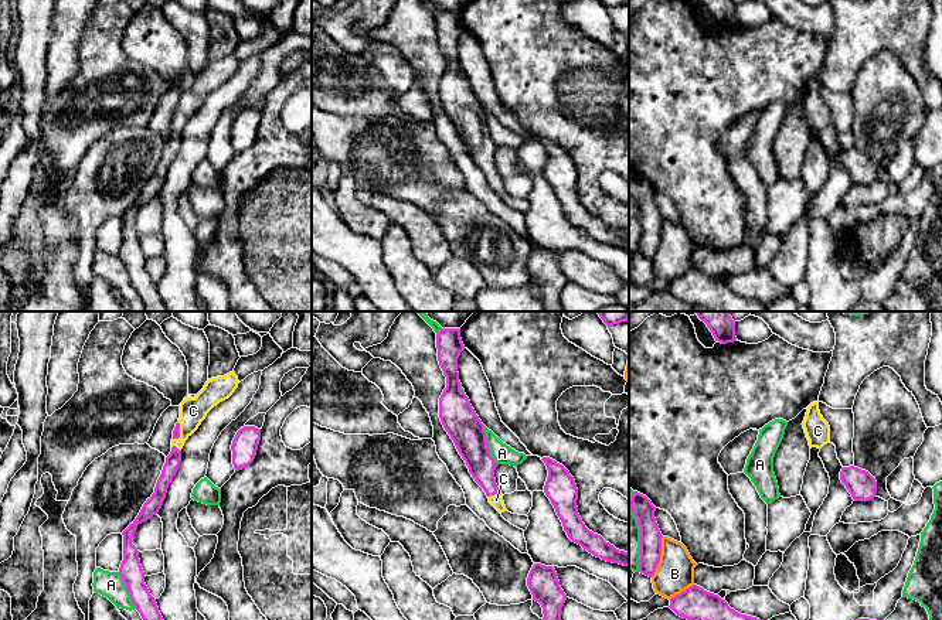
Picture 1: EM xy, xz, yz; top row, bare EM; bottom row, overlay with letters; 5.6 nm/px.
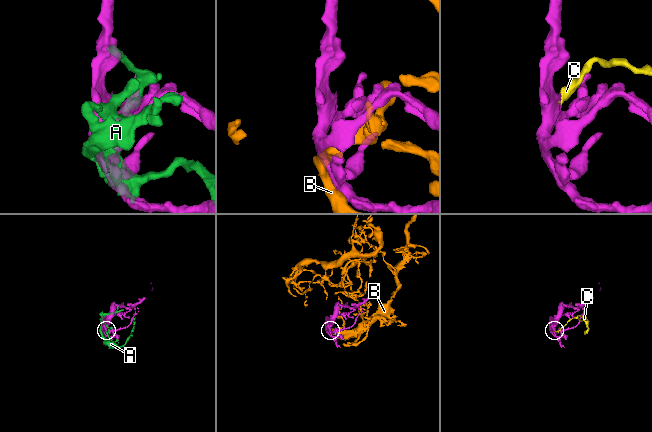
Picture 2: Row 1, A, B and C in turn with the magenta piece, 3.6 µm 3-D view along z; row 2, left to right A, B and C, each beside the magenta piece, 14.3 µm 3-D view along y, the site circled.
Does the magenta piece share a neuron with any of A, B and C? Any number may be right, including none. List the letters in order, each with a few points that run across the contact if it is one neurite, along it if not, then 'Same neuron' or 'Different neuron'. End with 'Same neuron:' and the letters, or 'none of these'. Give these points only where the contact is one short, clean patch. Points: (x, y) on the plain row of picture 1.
A: Different neuron
B: Different neuron
C: Line: xz (476, 136), (492, 177), (496, 183). Same neuron
Same neuron: C

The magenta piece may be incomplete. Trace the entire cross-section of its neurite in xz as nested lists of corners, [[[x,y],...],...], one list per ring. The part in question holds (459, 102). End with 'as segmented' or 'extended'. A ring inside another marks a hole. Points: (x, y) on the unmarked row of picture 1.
[[[442,11],[436,17],[438,44],[446,59],[446,71],[439,81],[441,105],[465,143],[469,156],[486,176],[489,185],[504,195],[503,177],[494,161],[497,146],[486,125],[484,108],[469,81],[460,74],[458,41],[465,33],[460,11]]]; extended

